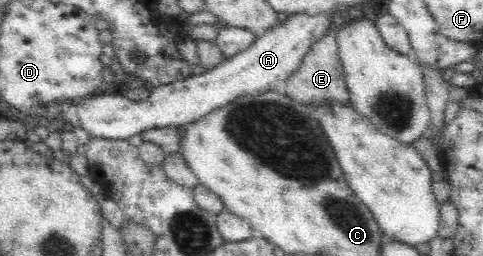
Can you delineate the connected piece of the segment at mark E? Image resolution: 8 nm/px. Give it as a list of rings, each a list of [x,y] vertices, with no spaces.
[[[333,32],[325,34],[322,40],[312,46],[298,70],[294,71],[294,74],[290,75],[290,78],[285,81],[288,85],[287,97],[306,106],[320,104],[321,102],[322,104],[328,102],[328,104],[350,106],[350,95],[338,49],[336,35]]]

